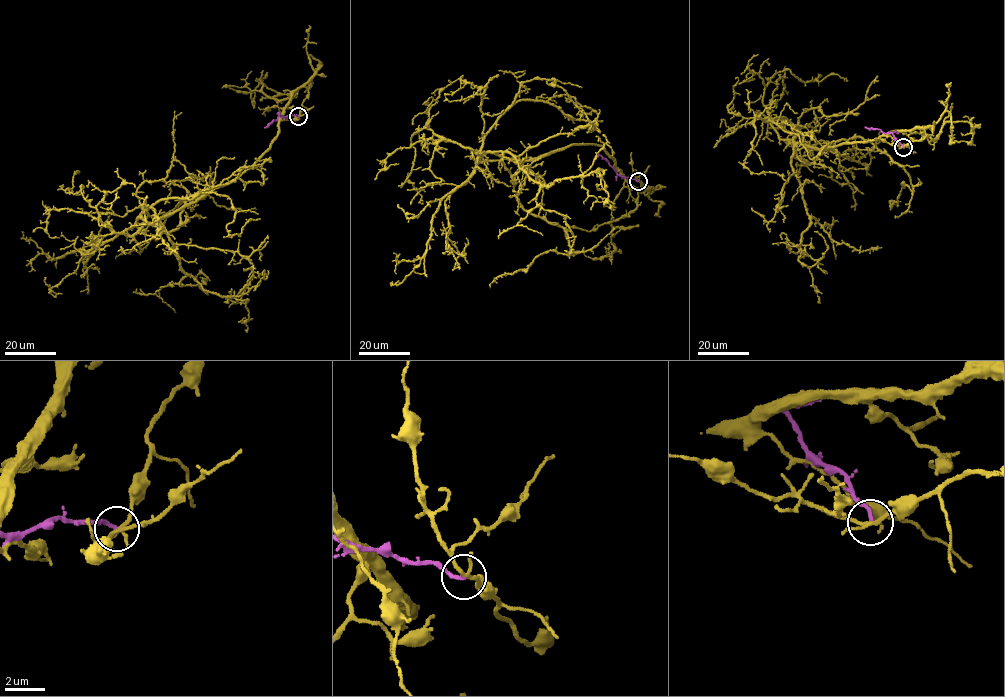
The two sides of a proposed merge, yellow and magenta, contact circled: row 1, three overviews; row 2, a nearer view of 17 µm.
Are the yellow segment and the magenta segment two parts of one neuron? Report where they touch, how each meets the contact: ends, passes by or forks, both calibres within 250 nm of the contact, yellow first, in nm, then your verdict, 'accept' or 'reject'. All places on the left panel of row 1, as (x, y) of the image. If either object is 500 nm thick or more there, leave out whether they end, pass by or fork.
(298, 116) | yellow forks | magenta ends | 150/180 nm | reject

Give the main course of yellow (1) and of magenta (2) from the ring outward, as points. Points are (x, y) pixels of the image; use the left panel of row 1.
1: (298, 116), (304, 86), (250, 167), (162, 217), (165, 231), (187, 194), (170, 181), (210, 177), (115, 258)
2: (298, 116), (279, 115), (265, 127)

